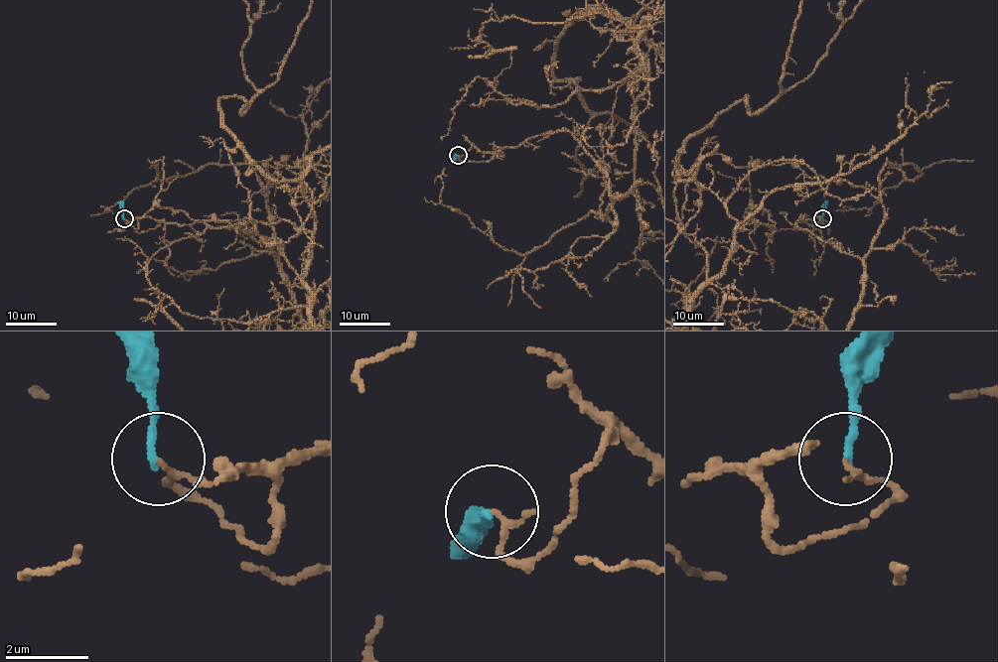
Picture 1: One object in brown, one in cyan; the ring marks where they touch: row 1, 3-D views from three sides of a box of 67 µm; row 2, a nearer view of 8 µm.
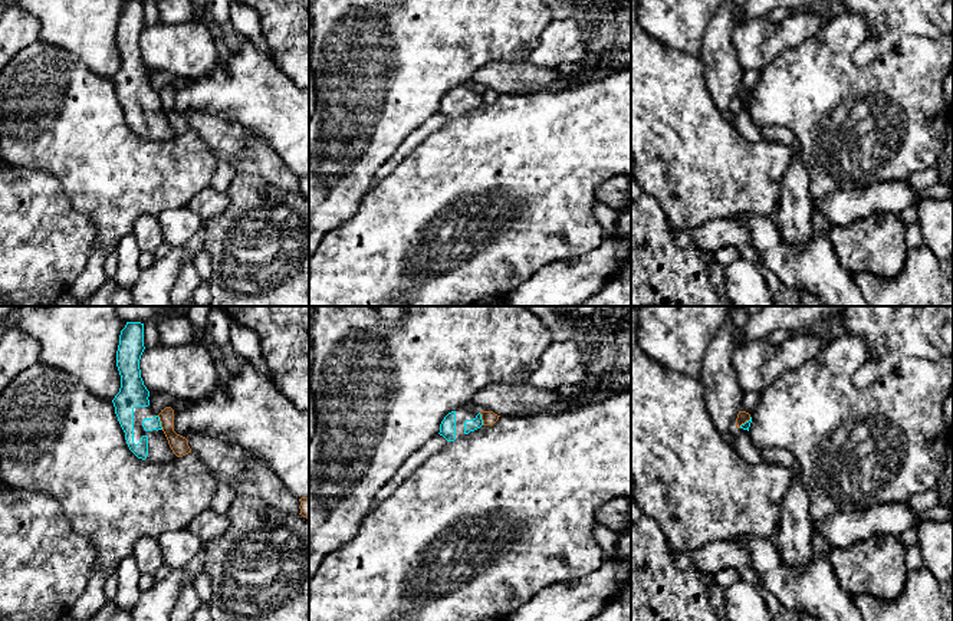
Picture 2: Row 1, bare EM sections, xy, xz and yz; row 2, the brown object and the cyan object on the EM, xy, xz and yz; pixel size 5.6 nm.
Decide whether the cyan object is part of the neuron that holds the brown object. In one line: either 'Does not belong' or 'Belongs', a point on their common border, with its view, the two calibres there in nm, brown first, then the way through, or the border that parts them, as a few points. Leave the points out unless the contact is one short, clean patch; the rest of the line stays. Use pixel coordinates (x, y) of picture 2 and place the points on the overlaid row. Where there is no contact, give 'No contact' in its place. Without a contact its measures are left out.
Does not belong. Touches brown at xy (161, 423). Thickness 100 nm (brown) against 70 nm. Boundary: xy (157, 416), (163, 429)

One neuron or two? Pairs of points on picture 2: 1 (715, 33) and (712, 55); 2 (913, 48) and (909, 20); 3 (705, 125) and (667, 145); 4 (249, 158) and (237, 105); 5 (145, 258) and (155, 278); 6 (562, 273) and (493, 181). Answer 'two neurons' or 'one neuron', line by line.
1: one neuron
2: two neurons
3: one neuron
4: two neurons
5: two neurons
6: two neurons

